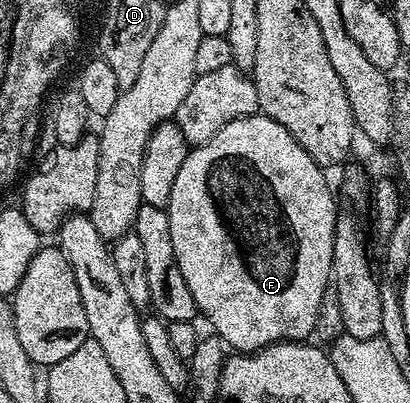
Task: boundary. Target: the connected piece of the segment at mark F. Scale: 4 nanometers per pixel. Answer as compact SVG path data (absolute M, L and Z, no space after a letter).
M260 112L249 114L246 118L231 120L211 140L202 146L194 146L189 151L187 160L183 160L183 168L179 168L179 176L175 176L175 185L171 188L171 200L168 204L171 220L171 245L175 247L175 260L179 260L179 272L183 272L183 280L187 280L187 288L191 288L191 296L195 296L200 317L210 322L212 333L216 334L226 347L237 352L261 350L264 346L273 346L276 342L304 342L317 329L319 304L326 290L331 286L333 273L333 233L337 230L339 209L333 203L333 190L325 179L326 171L275 120Z

